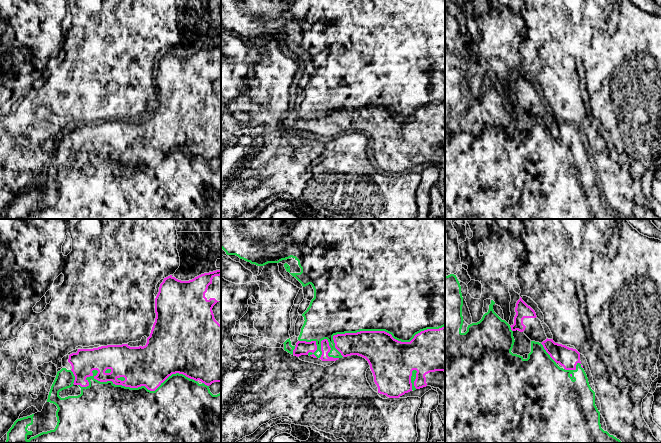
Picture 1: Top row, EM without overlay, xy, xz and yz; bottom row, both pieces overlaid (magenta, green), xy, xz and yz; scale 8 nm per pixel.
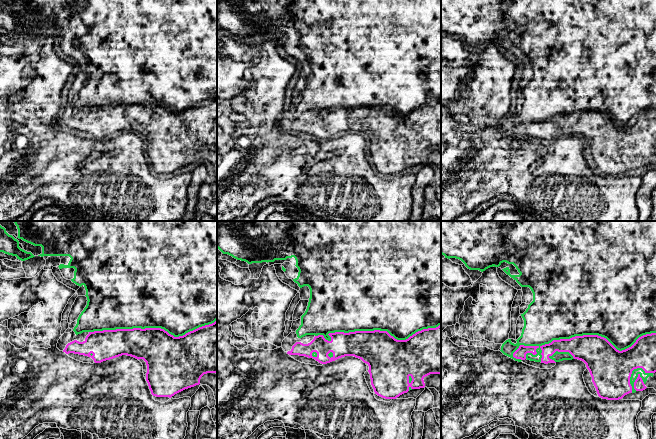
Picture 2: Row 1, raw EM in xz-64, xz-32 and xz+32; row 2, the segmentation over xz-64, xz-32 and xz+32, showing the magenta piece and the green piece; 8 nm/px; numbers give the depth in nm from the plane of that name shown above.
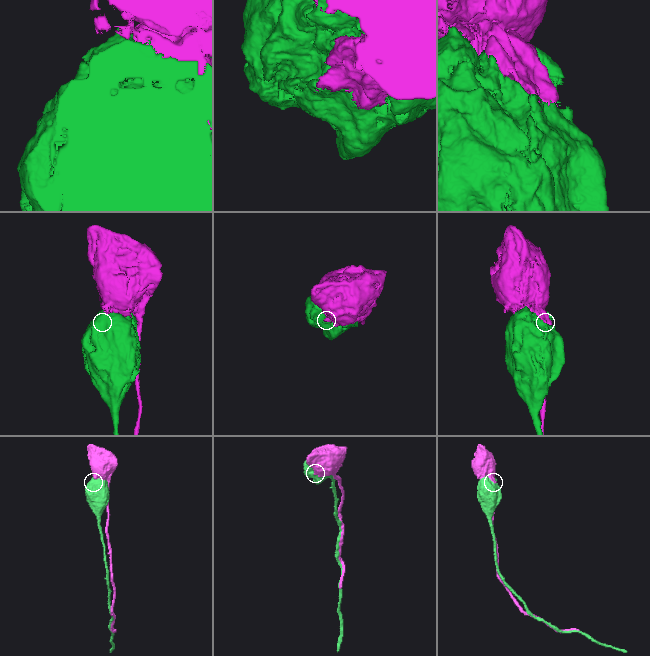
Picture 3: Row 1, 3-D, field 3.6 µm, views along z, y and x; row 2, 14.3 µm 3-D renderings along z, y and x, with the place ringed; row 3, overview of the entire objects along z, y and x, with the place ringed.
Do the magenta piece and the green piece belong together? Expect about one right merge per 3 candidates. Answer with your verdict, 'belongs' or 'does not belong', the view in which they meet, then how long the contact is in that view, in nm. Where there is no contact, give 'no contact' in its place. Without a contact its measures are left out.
does not belong | xy | 950 nm

